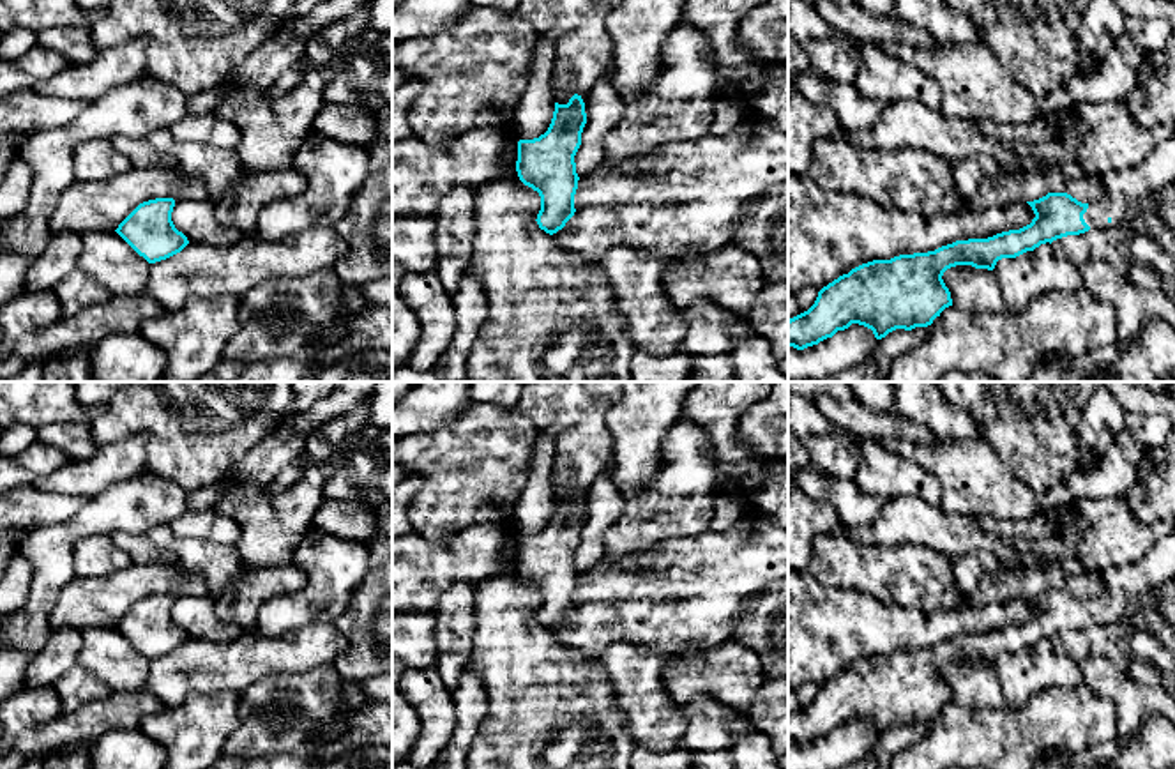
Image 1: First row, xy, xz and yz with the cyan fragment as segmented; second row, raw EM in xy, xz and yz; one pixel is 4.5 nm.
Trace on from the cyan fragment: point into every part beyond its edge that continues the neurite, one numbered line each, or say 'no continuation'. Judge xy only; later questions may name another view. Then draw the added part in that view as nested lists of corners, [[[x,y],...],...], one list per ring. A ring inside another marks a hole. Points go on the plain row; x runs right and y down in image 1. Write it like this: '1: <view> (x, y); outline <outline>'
no continuation

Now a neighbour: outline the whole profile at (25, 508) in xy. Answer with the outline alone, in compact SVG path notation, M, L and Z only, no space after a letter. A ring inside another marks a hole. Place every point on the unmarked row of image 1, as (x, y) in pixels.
M34 484L18 486L0 495L0 530L30 532L37 527L67 520L87 499L42 491Z

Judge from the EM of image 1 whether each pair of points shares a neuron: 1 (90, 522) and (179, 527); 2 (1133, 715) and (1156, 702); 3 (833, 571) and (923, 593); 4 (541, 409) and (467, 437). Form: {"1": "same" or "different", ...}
{"1": "different", "2": "same", "3": "same", "4": "different"}

